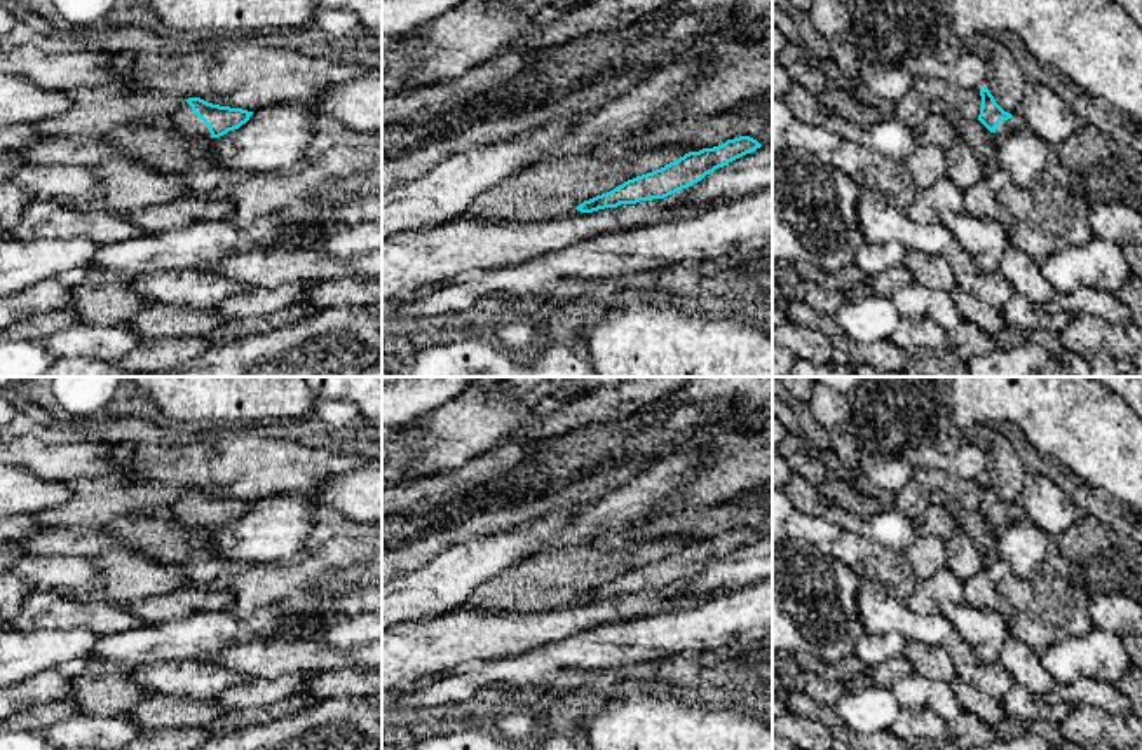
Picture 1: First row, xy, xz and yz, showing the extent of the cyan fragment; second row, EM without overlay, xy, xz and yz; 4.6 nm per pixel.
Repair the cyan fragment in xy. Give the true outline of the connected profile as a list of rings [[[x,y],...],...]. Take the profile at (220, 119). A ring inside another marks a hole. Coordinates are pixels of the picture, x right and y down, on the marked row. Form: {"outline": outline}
{"outline": [[[188,98],[167,119],[167,126],[185,134],[220,138],[239,129],[249,120],[253,112],[207,103],[201,98]]]}

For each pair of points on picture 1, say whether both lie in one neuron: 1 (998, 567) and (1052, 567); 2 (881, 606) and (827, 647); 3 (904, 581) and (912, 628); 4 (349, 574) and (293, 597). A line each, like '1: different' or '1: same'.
1: same
2: different
3: different
4: same

